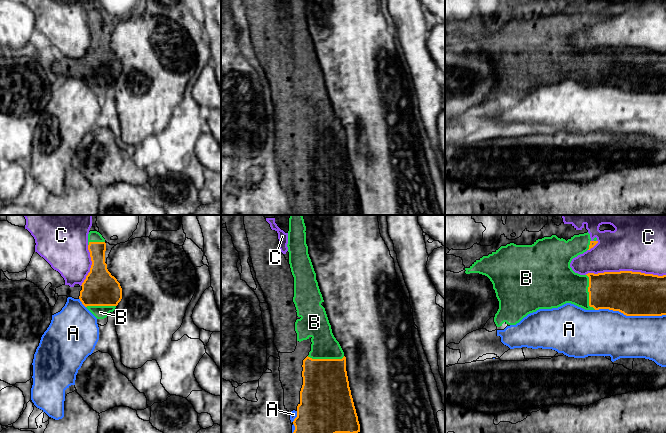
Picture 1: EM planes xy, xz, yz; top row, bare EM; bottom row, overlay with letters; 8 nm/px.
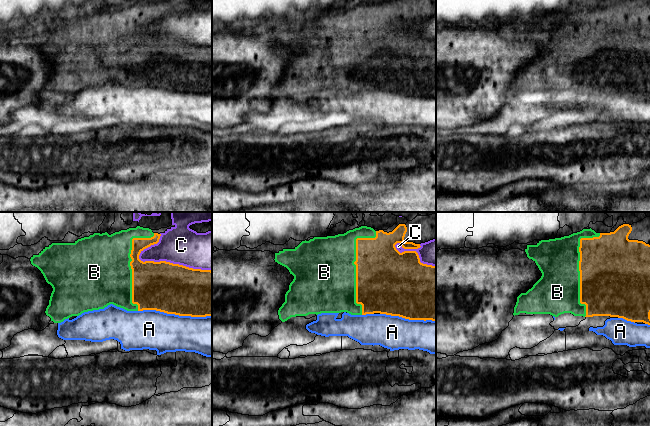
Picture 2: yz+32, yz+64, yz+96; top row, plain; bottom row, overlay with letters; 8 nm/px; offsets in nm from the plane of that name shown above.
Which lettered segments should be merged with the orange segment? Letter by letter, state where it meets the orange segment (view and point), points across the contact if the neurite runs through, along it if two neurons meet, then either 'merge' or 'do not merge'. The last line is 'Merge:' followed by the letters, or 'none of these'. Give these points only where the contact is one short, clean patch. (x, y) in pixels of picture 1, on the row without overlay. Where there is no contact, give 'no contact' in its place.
A: contact yz (630, 91); do not merge
B: contact yz (589, 69); merge
C: contact yz (625, 47); do not merge
Merge: B

